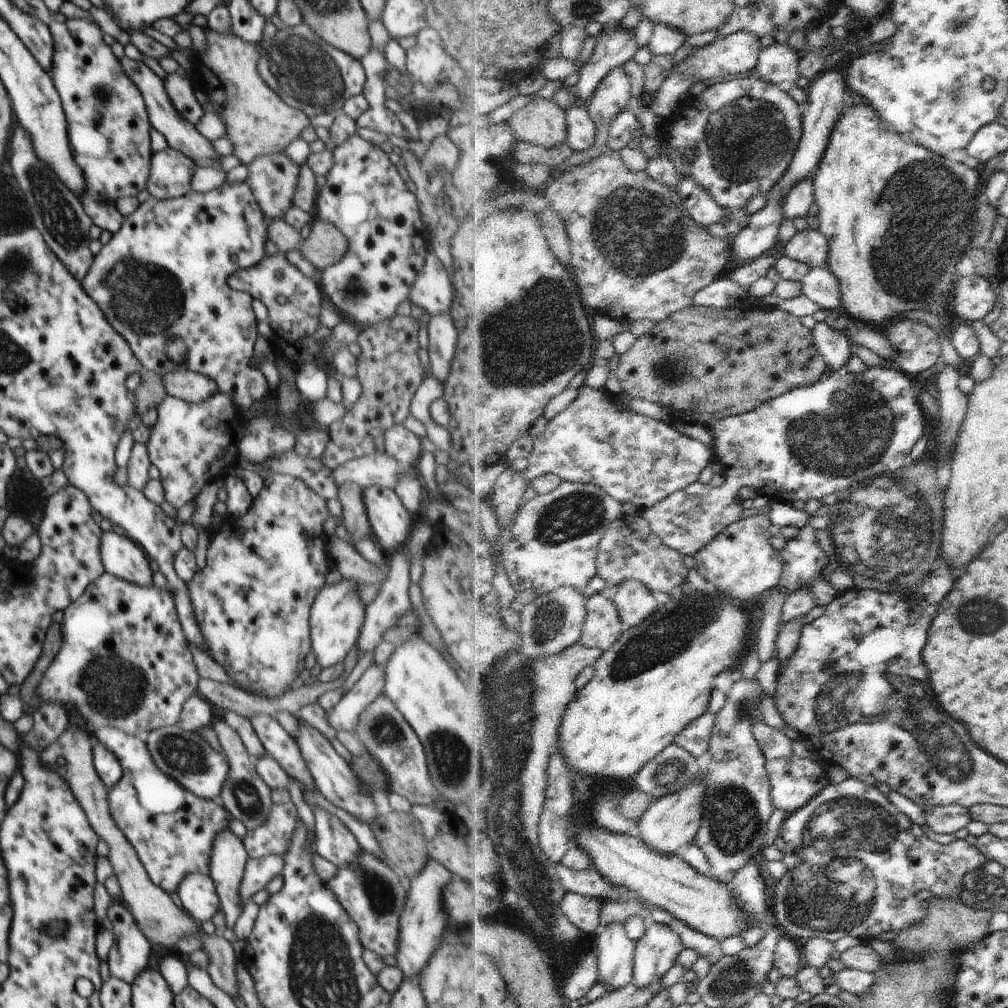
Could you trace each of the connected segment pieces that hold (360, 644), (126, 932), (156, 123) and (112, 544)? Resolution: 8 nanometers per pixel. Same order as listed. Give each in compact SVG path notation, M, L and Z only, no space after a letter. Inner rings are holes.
M405 548L394 552L392 552L393 555L389 561L391 569L387 579L379 586L378 596L365 608L365 621L355 644L359 655L374 655L376 646L384 641L384 633L396 627L398 620L412 609L410 599L408 598L408 587L411 582L409 577L409 562L407 561L408 555Z
M111 904L107 916L116 935L107 959L109 971L112 977L131 985L148 968L152 945L126 906Z
M124 55L121 59L122 68L125 73L132 79L132 82L141 90L145 105L147 106L147 113L150 124L153 128L158 130L160 134L164 135L170 147L185 154L190 160L193 160L199 167L212 167L220 169L220 155L214 149L212 141L200 134L200 131L188 122L182 115L174 108L170 102L165 91L163 80L158 77L146 64L142 61L135 60Z
M104 531L100 554L106 573L140 586L152 587L153 572L146 553L130 538Z

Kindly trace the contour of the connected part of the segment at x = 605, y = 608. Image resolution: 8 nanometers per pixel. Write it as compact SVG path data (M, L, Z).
M600 592L590 598L587 606L589 613L580 643L590 649L599 648L608 652L627 629L618 605Z

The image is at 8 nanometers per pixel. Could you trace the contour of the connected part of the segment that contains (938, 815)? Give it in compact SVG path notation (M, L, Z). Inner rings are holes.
M959 804L924 808L924 821L934 832L940 834L954 834L966 828L973 820L969 809Z

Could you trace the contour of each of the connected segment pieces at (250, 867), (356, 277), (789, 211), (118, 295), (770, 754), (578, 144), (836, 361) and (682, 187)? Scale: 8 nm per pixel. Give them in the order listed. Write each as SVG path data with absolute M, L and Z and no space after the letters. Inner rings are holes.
M268 855L255 858L246 863L245 873L240 883L241 901L246 904L259 890L265 889L267 884L283 872L284 859L280 855Z
M354 134L338 145L333 150L333 155L334 164L325 176L326 185L318 191L315 218L332 222L346 235L349 245L342 260L319 272L318 282L324 297L336 305L345 320L354 321L361 328L366 328L395 316L398 304L408 300L419 270L422 270L425 263L428 228L422 221L416 195L406 187L397 166L388 158L388 153Z
M815 176L801 182L793 192L790 193L785 204L785 218L796 220L805 216L815 216L819 213L817 204L817 186L815 185Z
M246 182L238 185L223 184L221 187L217 187L207 193L199 193L191 190L188 194L175 199L158 200L151 196L147 202L140 203L133 213L125 216L125 221L122 223L120 230L113 233L112 239L93 258L92 266L88 274L81 280L81 283L86 294L89 294L90 298L93 298L94 302L97 302L100 310L106 315L108 322L126 339L126 342L129 342L136 358L143 364L144 370L164 376L180 368L179 365L168 358L165 351L165 342L170 337L180 337L186 343L189 350L189 358L182 363L182 366L192 372L205 374L207 377L215 380L219 390L230 397L233 405L240 411L248 413L257 401L262 400L268 394L270 389L262 372L252 366L251 363L254 355L254 343L258 338L257 324L259 323L256 320L254 311L252 311L251 302L253 298L251 294L230 288L227 280L229 274L234 274L234 271L256 266L266 256L267 240L265 214L255 201L252 191Z
M765 721L754 725L753 729L762 750L770 761L781 758L790 760L790 756L794 754L794 744L783 730L773 728Z
M579 99L567 110L570 144L576 150L588 150L597 143L598 125L589 111L587 100Z
M825 321L815 325L814 334L818 339L819 350L829 362L830 370L844 371L844 368L846 370L850 358L854 355L849 336L828 326Z
M682 176L678 189L685 199L686 208L700 225L704 225L708 229L708 226L712 226L716 222L727 221L724 207L716 202L710 191L700 184L695 176Z

